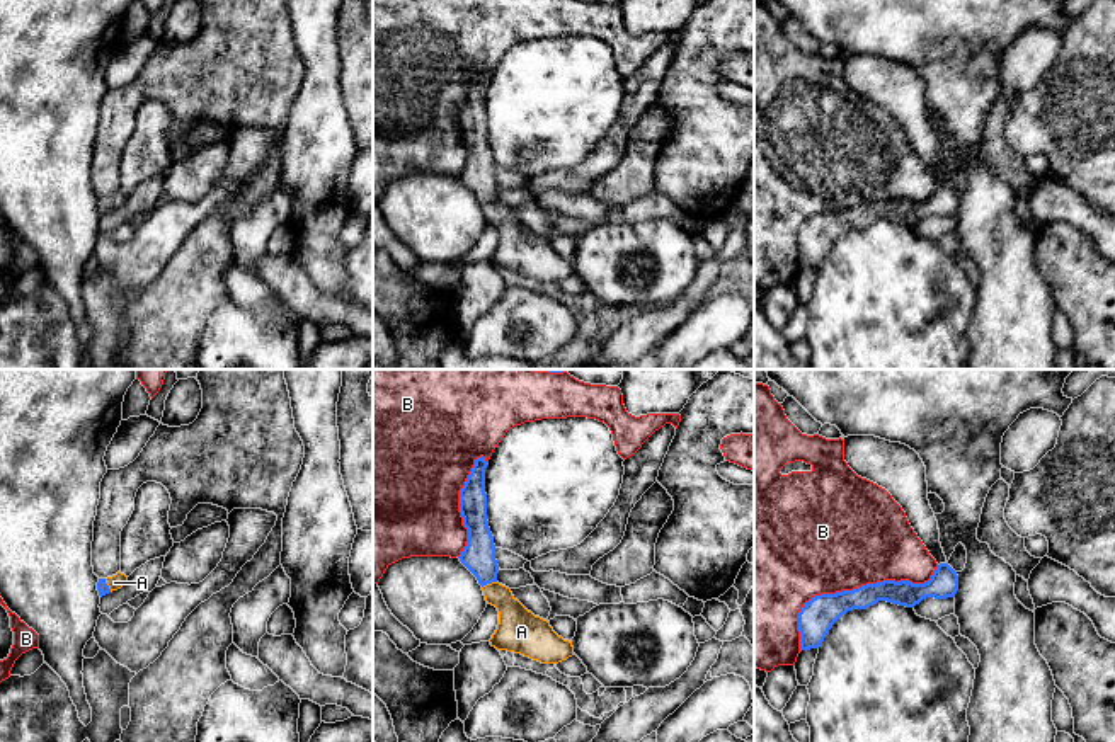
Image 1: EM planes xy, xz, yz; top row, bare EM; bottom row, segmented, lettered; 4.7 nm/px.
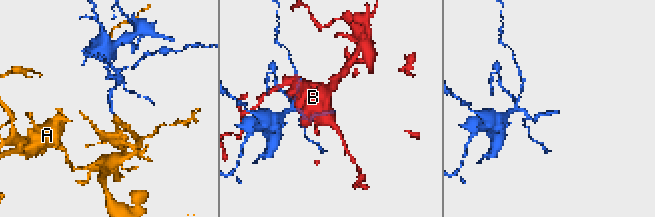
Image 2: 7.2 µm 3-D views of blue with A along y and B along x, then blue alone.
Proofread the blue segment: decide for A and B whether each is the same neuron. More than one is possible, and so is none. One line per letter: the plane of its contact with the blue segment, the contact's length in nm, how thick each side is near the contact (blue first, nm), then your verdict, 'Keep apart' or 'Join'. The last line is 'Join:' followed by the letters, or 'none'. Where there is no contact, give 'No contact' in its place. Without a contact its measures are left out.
A: Touches blue in xz. Shared border 80 nm. Thickness 160 nm (blue) against 190 nm. Join
B: Touches blue in yz. Shared border 750 nm. Thickness 170 nm (blue) against 480 nm. Keep apart
Join: A

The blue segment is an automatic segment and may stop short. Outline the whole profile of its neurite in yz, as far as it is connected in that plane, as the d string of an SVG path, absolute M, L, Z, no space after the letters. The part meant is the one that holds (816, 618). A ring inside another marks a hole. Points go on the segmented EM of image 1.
M940 563L924 584L883 580L853 591L812 597L798 613L800 652L819 648L832 625L848 611L866 609L878 601L914 608L926 597L955 597L958 575L948 563Z

